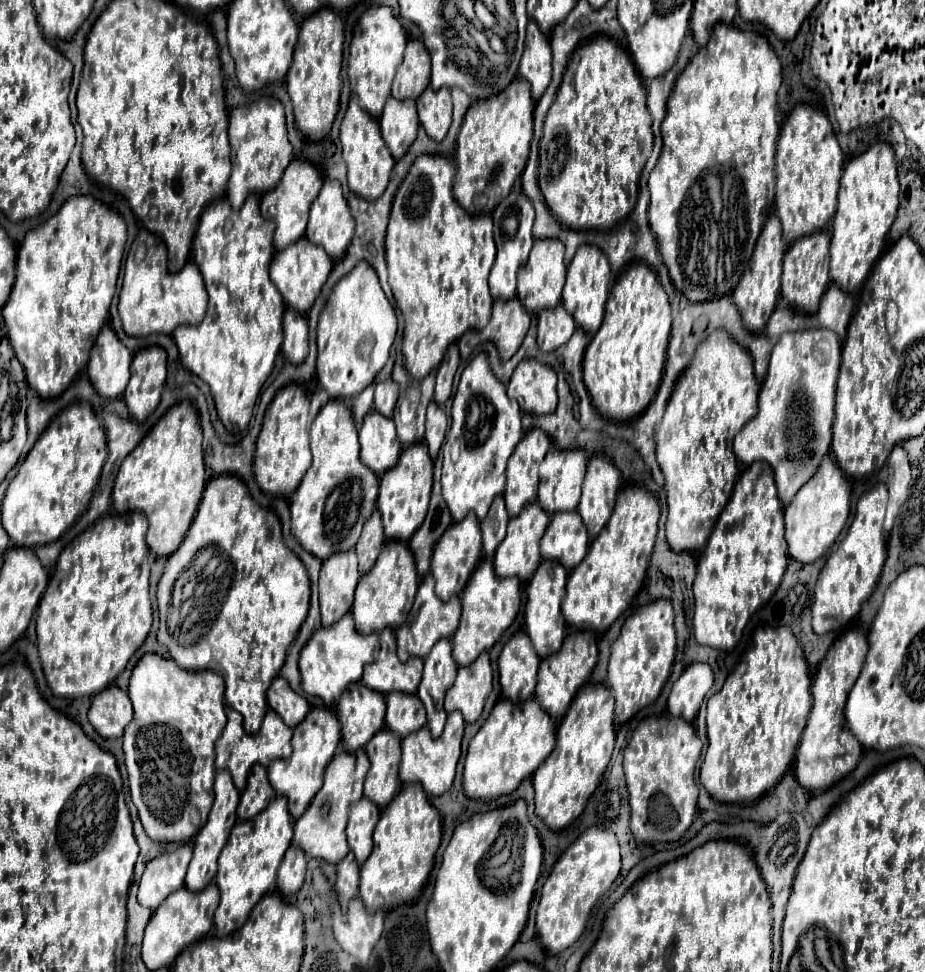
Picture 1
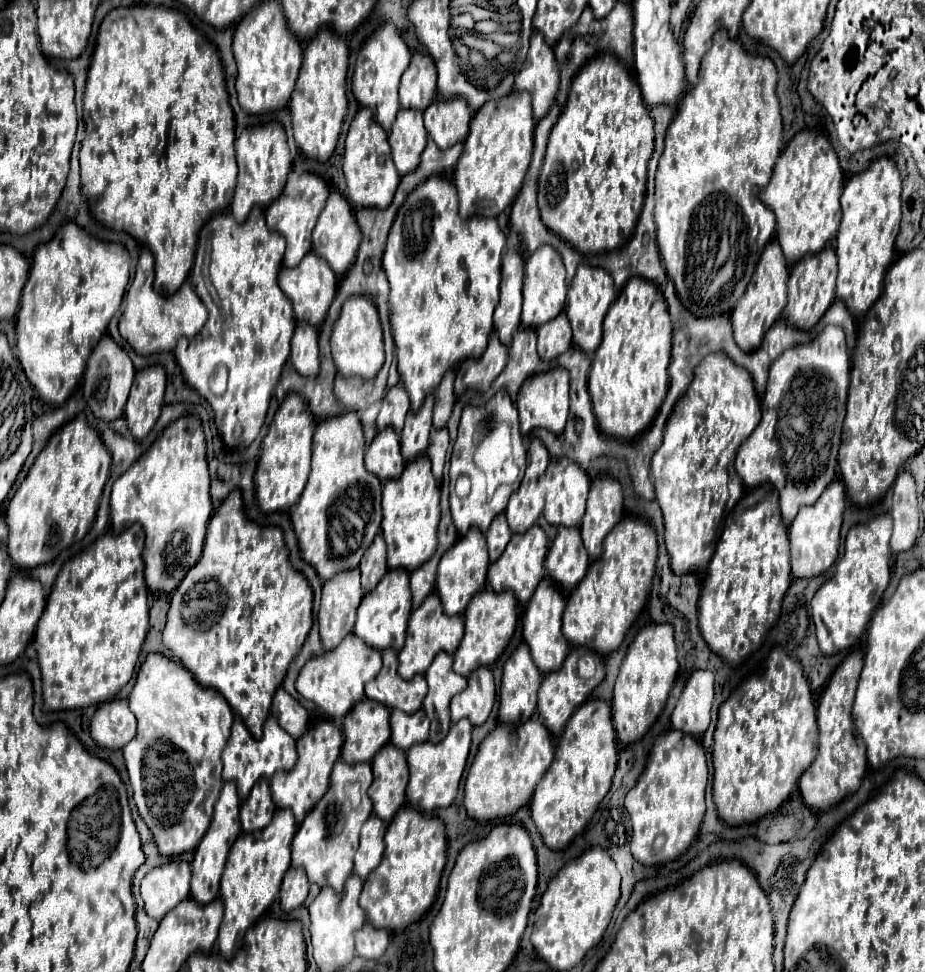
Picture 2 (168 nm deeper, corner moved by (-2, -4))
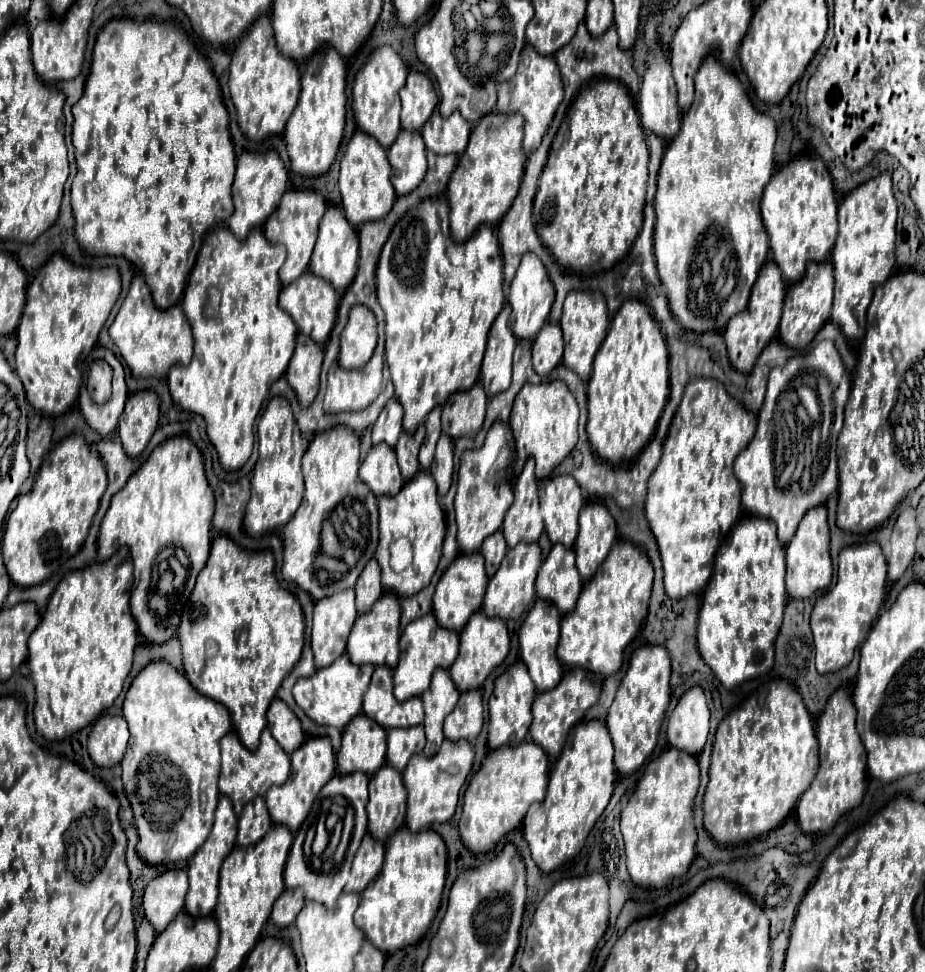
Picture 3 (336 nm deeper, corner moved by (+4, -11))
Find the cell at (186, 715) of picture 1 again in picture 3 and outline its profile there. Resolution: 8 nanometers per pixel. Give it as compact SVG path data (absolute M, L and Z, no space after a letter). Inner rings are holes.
M164 660L150 662L130 684L124 698L122 716L130 728L130 744L120 762L126 796L134 810L134 828L138 832L136 852L148 864L168 864L188 860L208 838L218 804L220 740L232 728L230 712L224 704L202 696L176 668ZM206 794L208 806L200 808L200 796Z

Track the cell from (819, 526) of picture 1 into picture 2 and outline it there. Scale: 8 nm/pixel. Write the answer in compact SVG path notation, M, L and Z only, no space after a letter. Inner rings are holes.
M834 479L814 505L802 507L788 529L788 539L792 545L792 575L794 577L816 577L830 569L838 557L840 545L840 527L846 509L846 491L844 485Z

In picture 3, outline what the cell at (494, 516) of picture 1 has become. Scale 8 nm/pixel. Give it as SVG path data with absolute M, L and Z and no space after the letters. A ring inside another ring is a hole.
M494 532L492 536L488 536L484 542L482 542L482 548L480 548L480 554L484 556L486 560L486 572L488 576L494 576L496 570L500 568L504 556L506 556L506 540L502 536L502 532Z

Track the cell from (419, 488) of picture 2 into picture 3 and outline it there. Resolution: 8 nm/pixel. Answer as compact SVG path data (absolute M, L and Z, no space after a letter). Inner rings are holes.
M420 470L410 482L404 484L398 496L394 498L378 498L380 506L380 544L376 548L376 560L382 568L382 584L386 592L392 592L396 596L414 596L422 588L426 588L438 568L438 560L442 556L442 542L446 536L446 522L444 512L438 504L436 494L436 482L432 480L430 472ZM398 538L410 538L414 548L414 562L400 574L396 574L390 568L390 544Z

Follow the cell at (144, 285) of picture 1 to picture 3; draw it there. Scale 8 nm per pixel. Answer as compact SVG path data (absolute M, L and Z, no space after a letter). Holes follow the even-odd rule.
M142 276L134 278L130 292L108 332L112 342L118 346L124 362L130 366L134 378L164 378L172 366L188 366L192 360L192 332L188 332L182 308L174 306L168 308L168 312L160 312L154 306L150 288L144 284Z

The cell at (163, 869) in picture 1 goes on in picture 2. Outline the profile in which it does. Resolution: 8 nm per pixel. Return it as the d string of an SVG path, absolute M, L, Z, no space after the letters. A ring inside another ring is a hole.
M186 859L154 867L142 879L142 899L152 919L162 919L190 895L190 863Z

